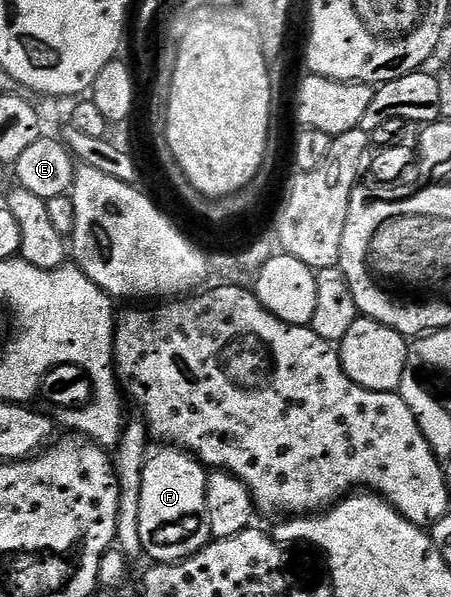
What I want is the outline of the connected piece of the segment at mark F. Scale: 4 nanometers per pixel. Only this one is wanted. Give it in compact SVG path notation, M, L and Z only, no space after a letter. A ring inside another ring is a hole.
M164 446L161 452L153 451L144 464L142 474L142 506L138 514L138 534L142 538L143 555L149 556L149 561L157 564L177 564L201 552L213 539L208 525L208 511L206 510L206 489L208 489L208 472L205 465L182 448Z

